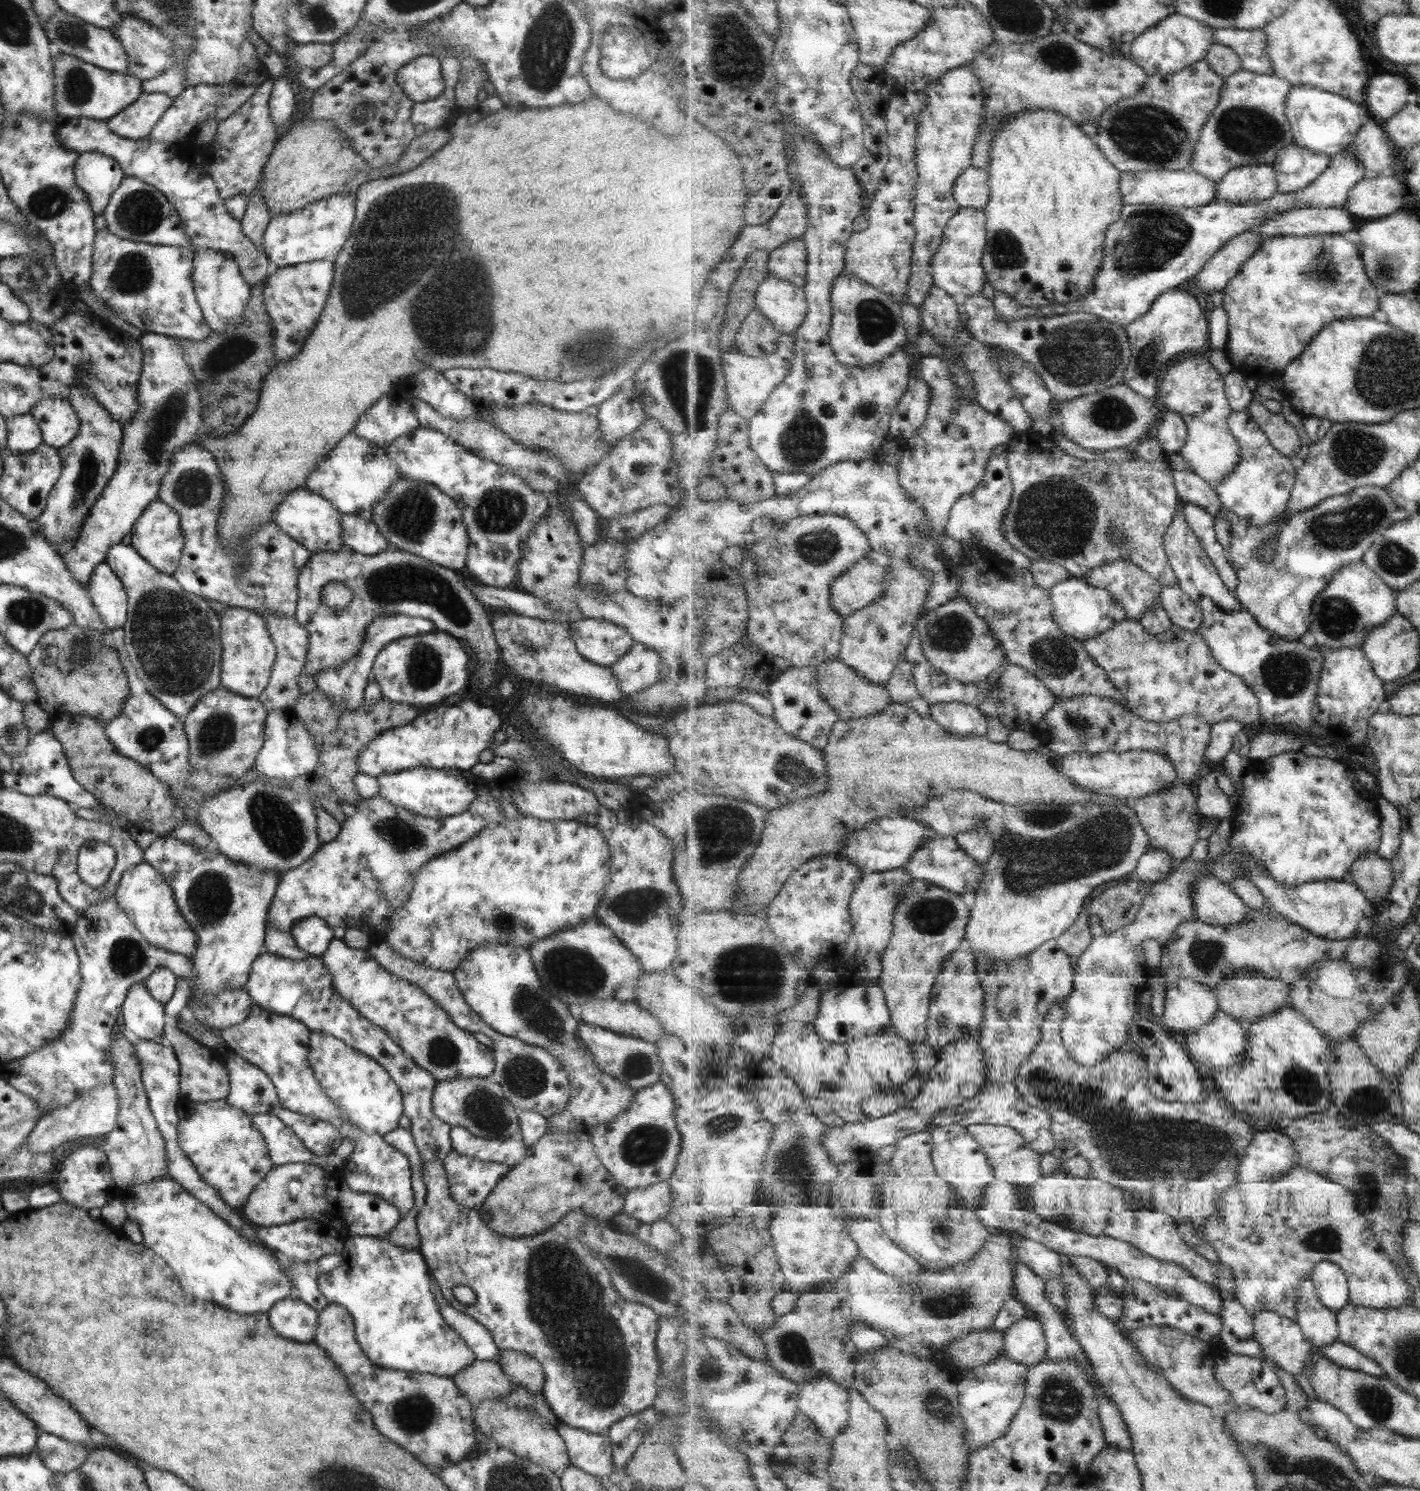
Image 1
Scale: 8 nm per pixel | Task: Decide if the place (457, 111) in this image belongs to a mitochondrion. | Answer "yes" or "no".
no

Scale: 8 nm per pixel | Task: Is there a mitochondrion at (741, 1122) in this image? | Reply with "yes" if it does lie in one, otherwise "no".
yes

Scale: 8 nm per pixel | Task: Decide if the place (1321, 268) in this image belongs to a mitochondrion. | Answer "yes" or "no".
yes

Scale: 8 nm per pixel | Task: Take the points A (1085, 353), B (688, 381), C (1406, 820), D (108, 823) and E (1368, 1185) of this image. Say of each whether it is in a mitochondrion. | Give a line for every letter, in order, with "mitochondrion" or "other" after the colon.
A: mitochondrion
B: mitochondrion
C: other
D: other
E: mitochondrion

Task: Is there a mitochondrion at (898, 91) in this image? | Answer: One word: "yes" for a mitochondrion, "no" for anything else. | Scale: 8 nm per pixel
no

